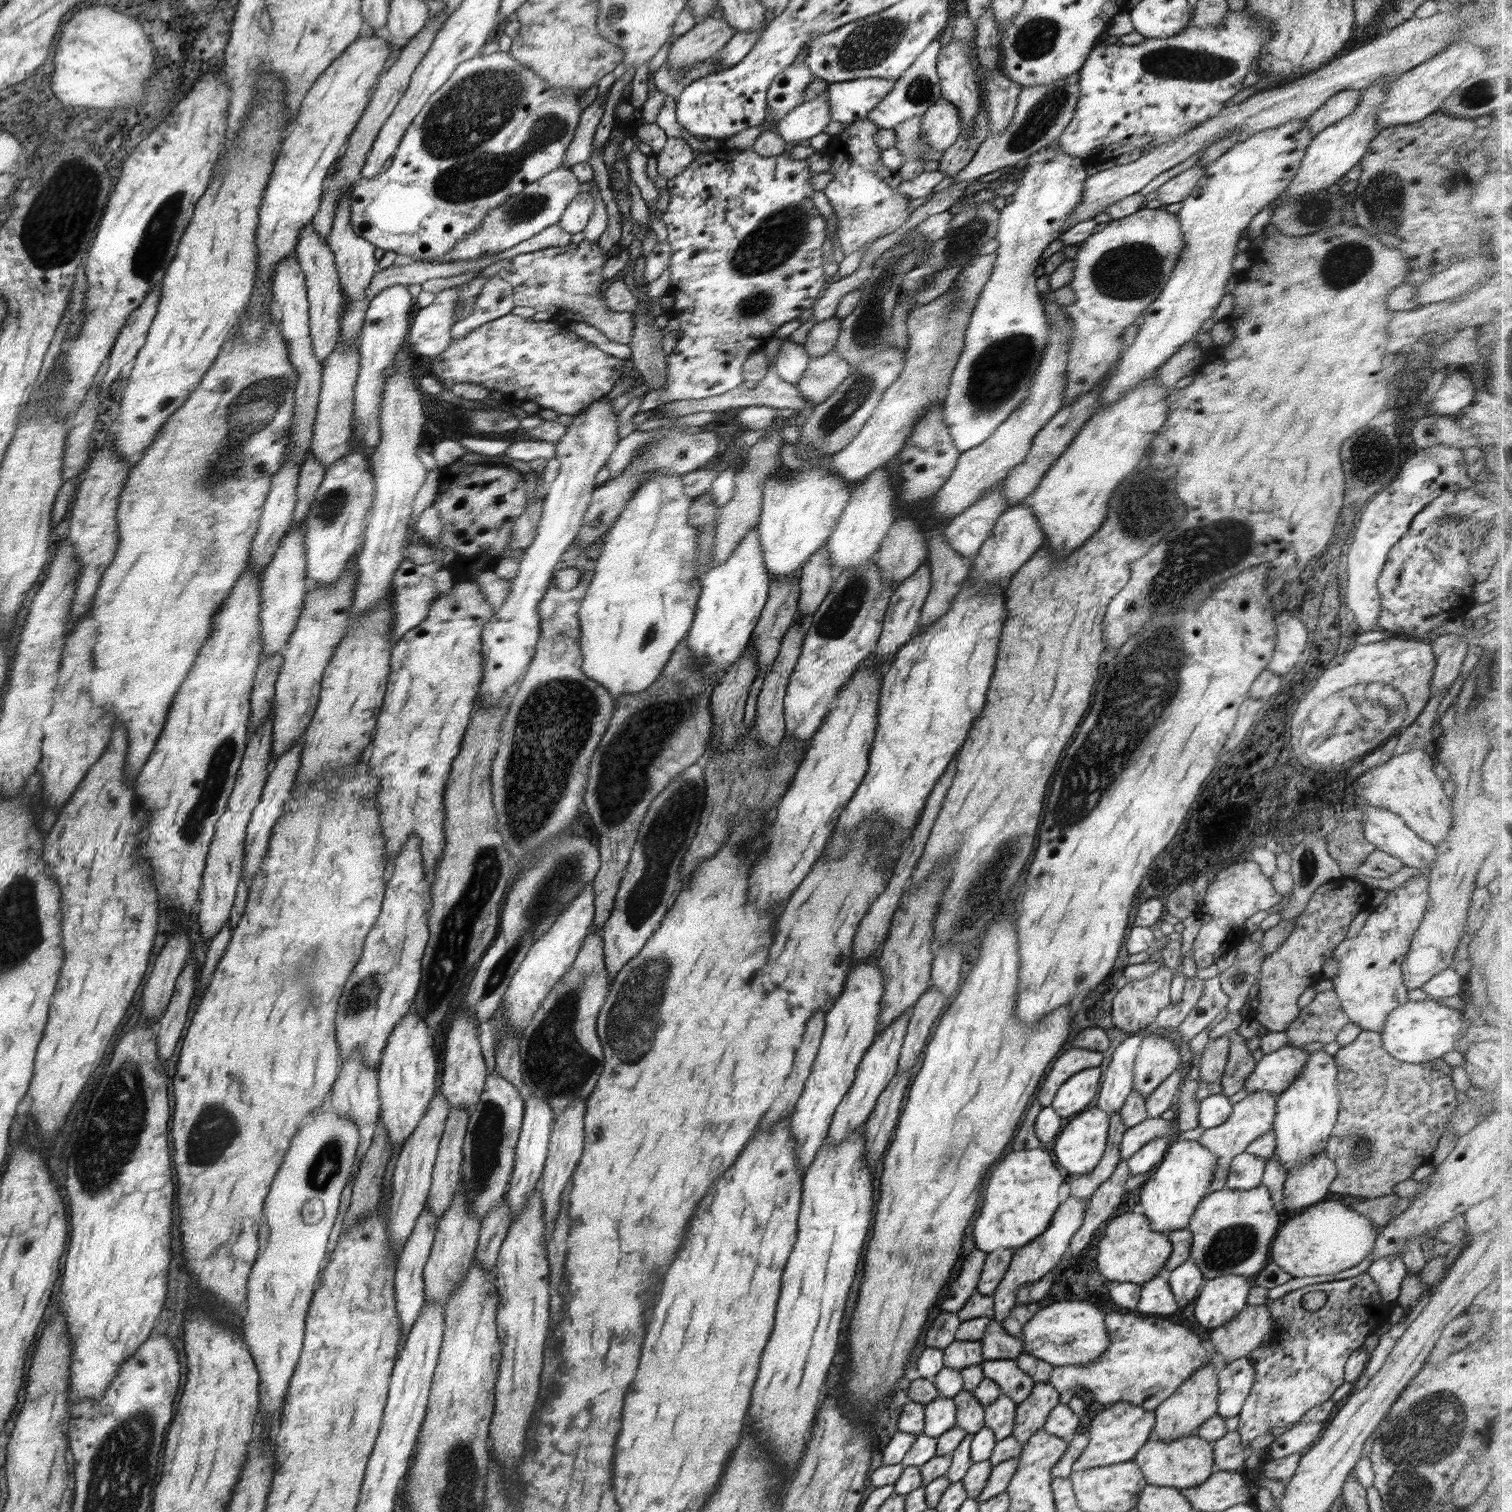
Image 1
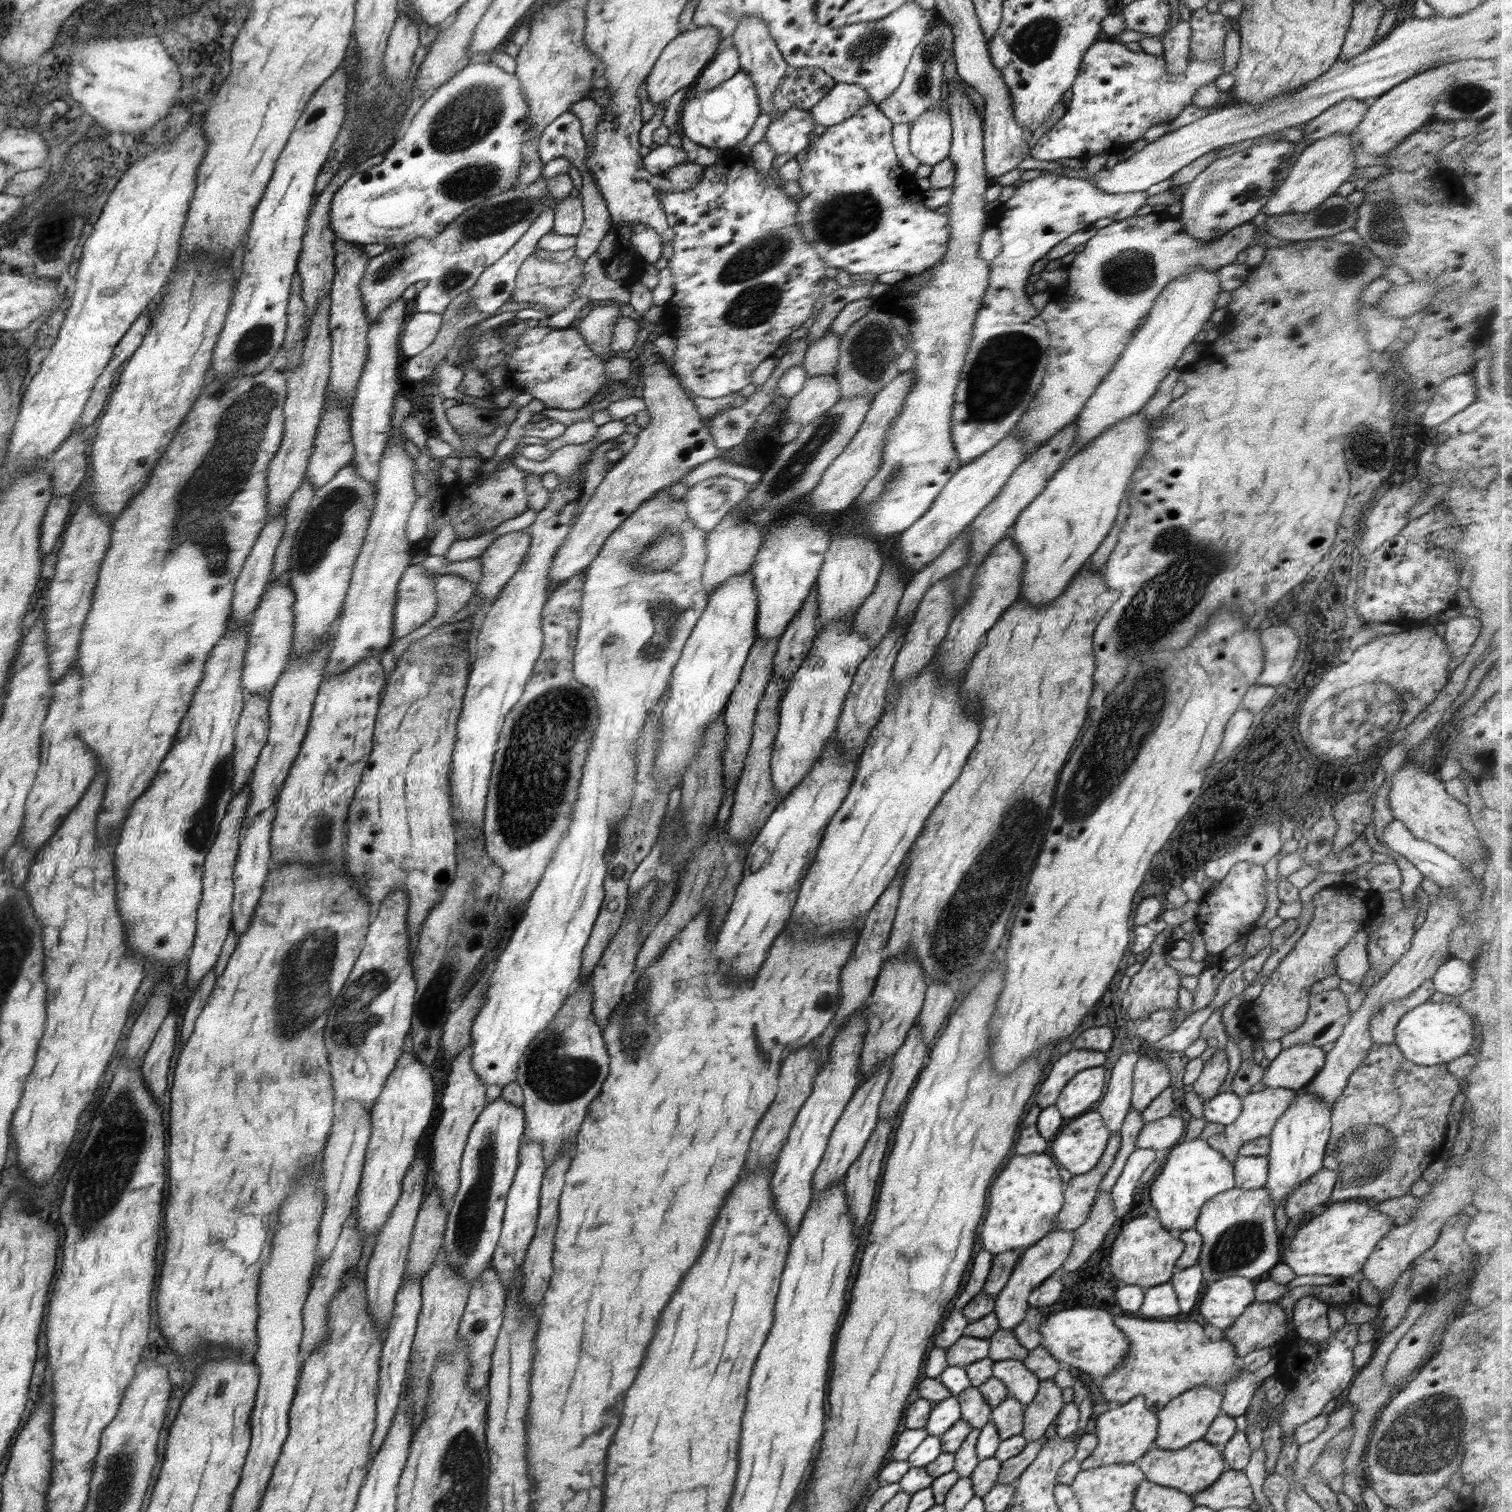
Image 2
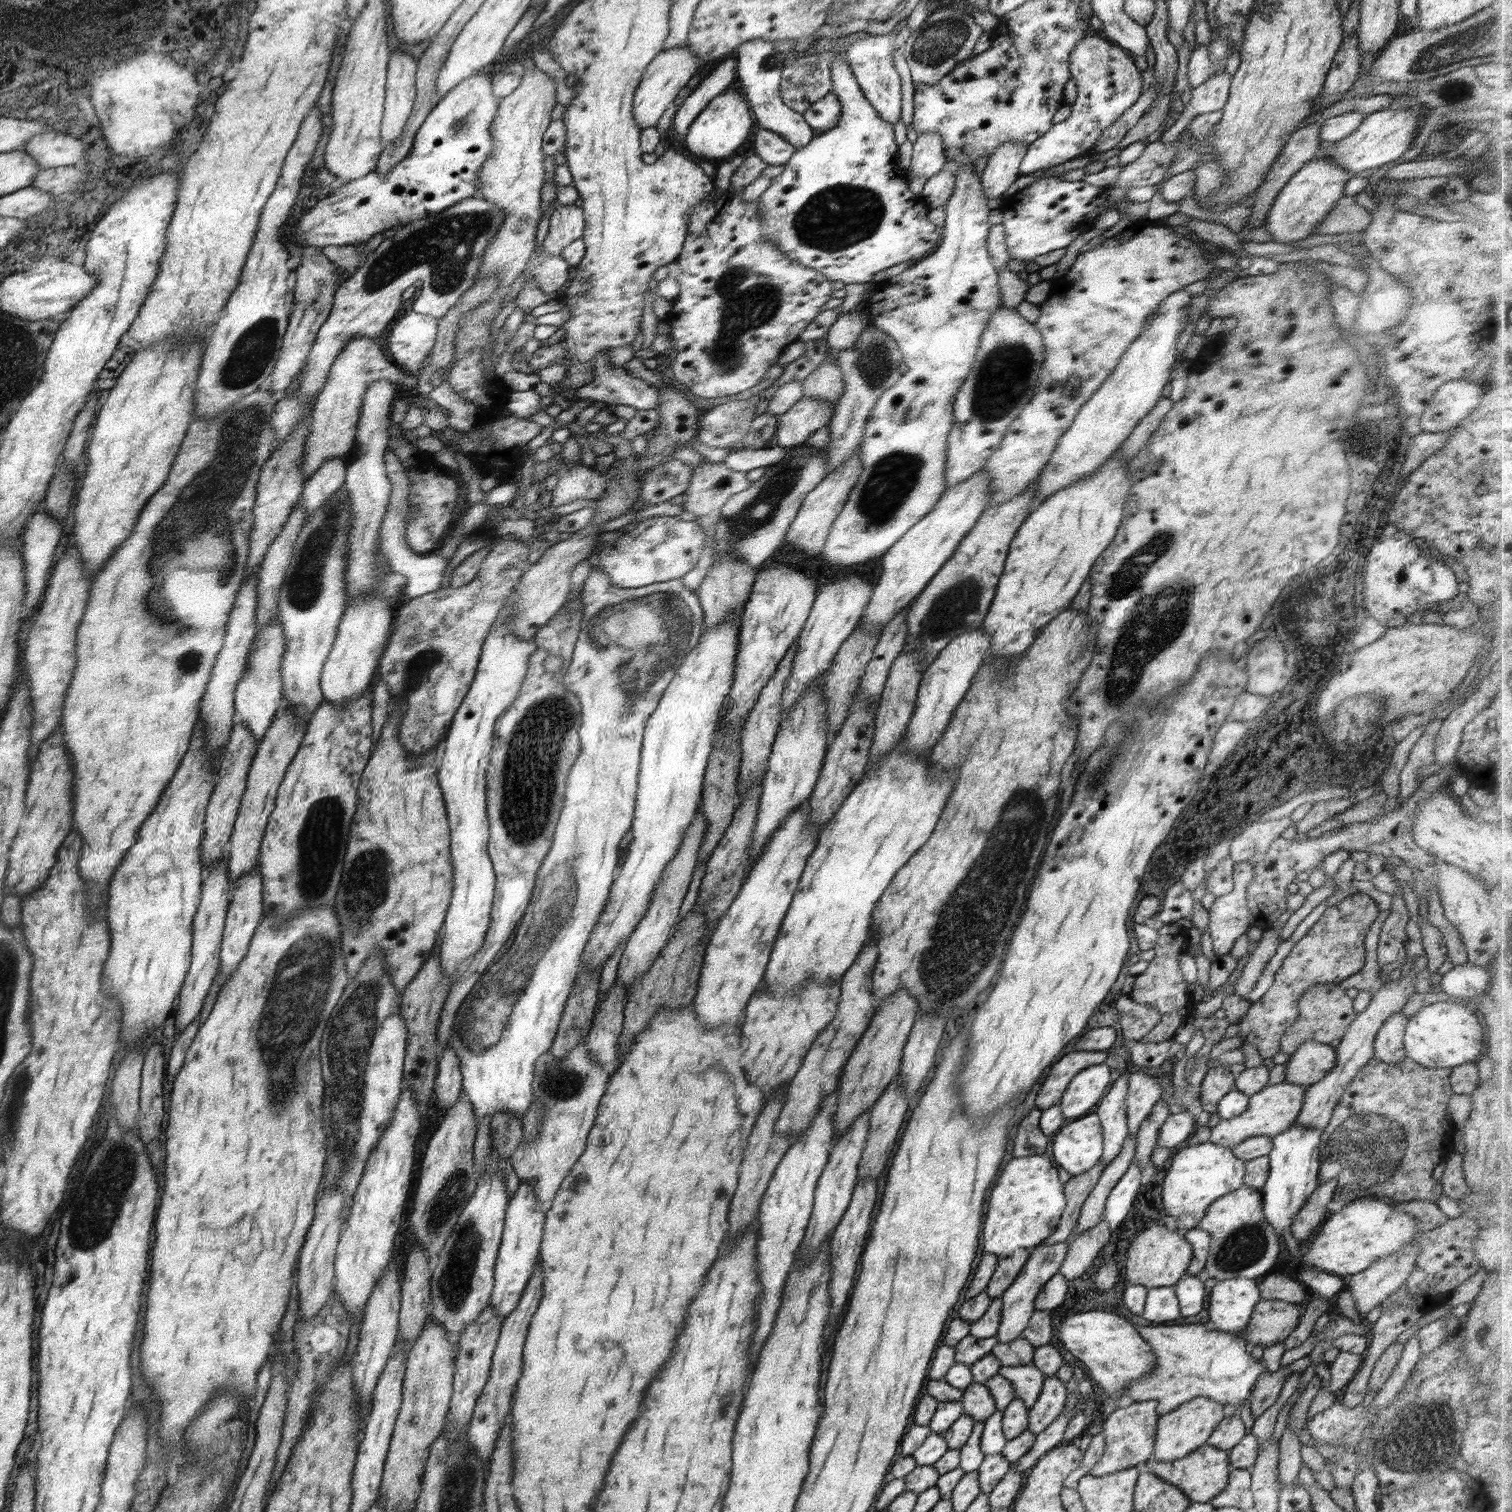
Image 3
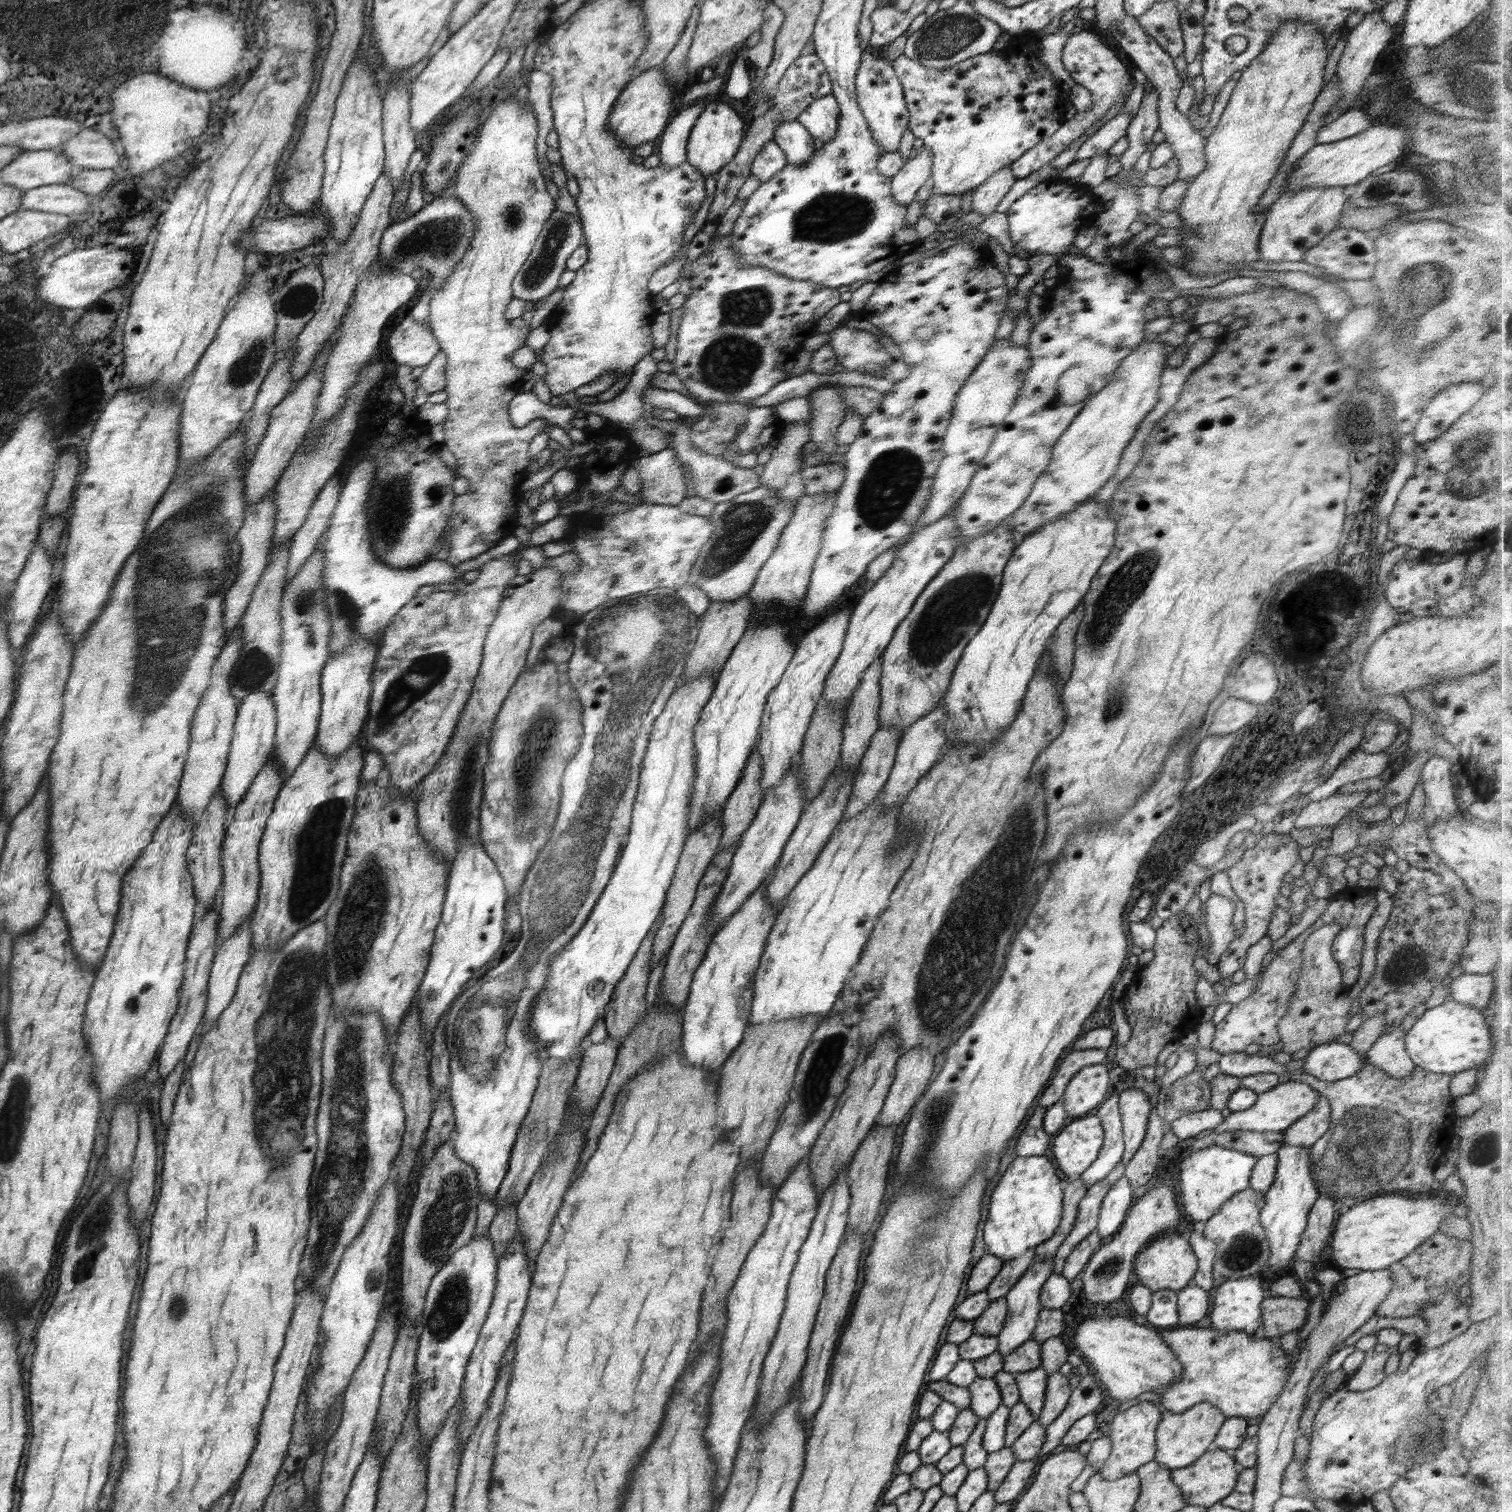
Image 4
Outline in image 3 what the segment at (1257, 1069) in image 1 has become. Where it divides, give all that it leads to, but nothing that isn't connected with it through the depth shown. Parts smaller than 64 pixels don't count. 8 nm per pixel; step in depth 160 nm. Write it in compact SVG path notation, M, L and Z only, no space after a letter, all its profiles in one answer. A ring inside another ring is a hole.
M1313 1040L1300 1043L1285 1064L1285 1081L1308 1087L1326 1076L1335 1065L1335 1049Z

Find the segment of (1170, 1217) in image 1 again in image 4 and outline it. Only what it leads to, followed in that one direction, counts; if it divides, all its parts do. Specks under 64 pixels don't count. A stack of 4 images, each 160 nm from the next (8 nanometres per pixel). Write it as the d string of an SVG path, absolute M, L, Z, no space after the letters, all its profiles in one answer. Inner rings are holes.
M1214 1144L1204 1150L1193 1150L1188 1158L1182 1160L1180 1164L1180 1174L1178 1174L1178 1196L1180 1206L1184 1210L1188 1224L1197 1222L1207 1222L1218 1210L1228 1202L1231 1196L1237 1192L1242 1192L1250 1188L1250 1176L1256 1164L1257 1158L1246 1155L1233 1149L1220 1148Z

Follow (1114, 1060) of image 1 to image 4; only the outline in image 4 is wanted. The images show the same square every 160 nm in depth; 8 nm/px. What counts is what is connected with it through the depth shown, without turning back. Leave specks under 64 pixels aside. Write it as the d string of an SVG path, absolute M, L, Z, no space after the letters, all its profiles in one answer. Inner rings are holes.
M1114 1092L1111 1097L1099 1105L1096 1114L1100 1117L1104 1129L1104 1141L1101 1152L1094 1163L1079 1176L1086 1188L1104 1180L1120 1164L1125 1150L1119 1093Z

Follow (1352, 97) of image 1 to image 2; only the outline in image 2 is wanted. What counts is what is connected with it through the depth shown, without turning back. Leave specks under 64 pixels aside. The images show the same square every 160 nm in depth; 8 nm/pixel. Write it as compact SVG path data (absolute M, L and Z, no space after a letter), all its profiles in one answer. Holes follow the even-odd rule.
M1346 99L1328 107L1326 112L1310 120L1303 128L1303 139L1298 147L1303 148L1304 140L1318 140L1334 133L1352 133L1366 116L1368 100Z

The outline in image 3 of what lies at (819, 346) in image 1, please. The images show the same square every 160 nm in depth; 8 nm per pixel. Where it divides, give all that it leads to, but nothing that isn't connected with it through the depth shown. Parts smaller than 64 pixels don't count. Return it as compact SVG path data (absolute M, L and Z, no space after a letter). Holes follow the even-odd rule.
M826 357L825 361L801 383L806 396L828 401L834 408L843 393L843 382L842 371L837 361Z

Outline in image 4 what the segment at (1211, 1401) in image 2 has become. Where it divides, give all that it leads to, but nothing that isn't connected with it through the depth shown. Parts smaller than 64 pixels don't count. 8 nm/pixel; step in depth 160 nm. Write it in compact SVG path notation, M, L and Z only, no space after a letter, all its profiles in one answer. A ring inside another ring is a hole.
M1207 1402L1195 1404L1178 1414L1162 1410L1160 1424L1155 1433L1155 1461L1170 1469L1190 1466L1203 1452L1211 1449L1212 1441L1226 1419L1227 1416L1221 1410Z

